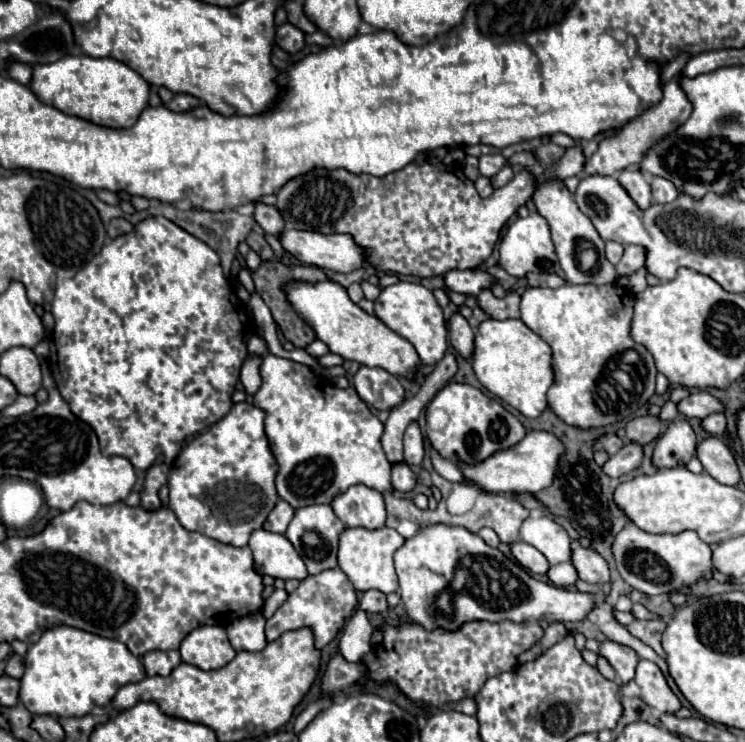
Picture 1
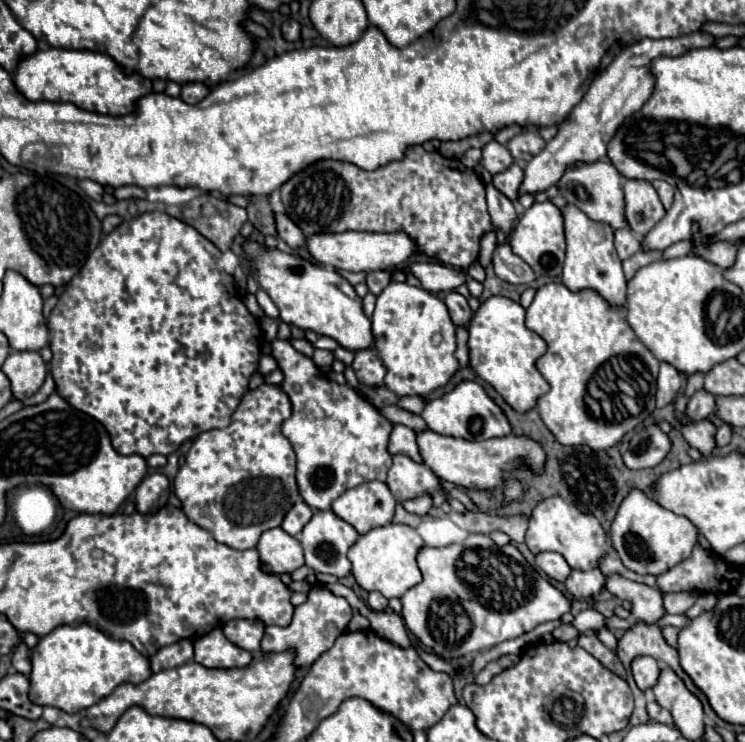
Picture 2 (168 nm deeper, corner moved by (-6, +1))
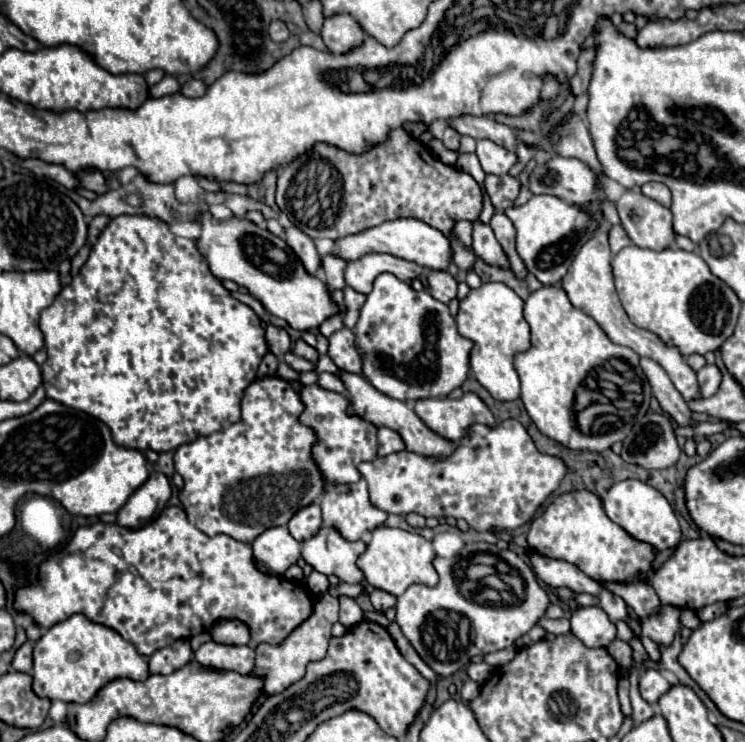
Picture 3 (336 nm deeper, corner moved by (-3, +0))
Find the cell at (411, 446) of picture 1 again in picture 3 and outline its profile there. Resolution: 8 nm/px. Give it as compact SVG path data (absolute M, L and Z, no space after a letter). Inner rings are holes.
M378 428L378 456L388 456L390 452L400 452L404 446L398 432L390 428Z

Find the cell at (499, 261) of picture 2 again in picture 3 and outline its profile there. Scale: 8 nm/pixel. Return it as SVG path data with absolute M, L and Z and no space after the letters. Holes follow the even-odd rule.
M472 222L472 246L480 258L484 258L488 264L496 264L502 268L508 268L506 256L502 252L502 246L498 244L492 228L482 222Z

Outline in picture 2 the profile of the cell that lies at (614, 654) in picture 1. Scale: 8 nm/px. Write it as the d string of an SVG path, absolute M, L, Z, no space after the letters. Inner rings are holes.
M635 657L631 661L631 673L633 673L633 679L637 683L637 687L641 691L653 687L653 683L657 681L657 675L659 675L659 665L653 657Z

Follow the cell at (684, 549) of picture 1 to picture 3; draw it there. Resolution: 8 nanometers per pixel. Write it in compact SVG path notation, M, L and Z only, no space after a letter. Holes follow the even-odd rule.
M640 480L616 482L604 498L604 510L612 522L620 524L626 532L630 532L630 536L652 544L656 552L662 552L666 548L676 548L680 544L680 524L672 506L656 488Z

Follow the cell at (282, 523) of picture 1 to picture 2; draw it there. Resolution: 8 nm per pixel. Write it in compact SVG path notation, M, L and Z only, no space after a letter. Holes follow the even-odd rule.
M299 499L299 501L289 509L289 513L285 515L285 519L283 519L283 523L281 523L281 529L283 529L285 533L289 533L291 537L297 537L297 535L301 533L301 527L311 519L311 515L313 515L313 509L311 509L303 499Z

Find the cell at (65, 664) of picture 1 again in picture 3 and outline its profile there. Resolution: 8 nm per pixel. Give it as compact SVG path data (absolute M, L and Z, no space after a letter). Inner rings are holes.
M74 614L64 622L48 628L34 646L34 692L50 700L86 704L94 694L116 678L146 680L150 676L146 658L124 640L116 630L88 620L84 614Z

